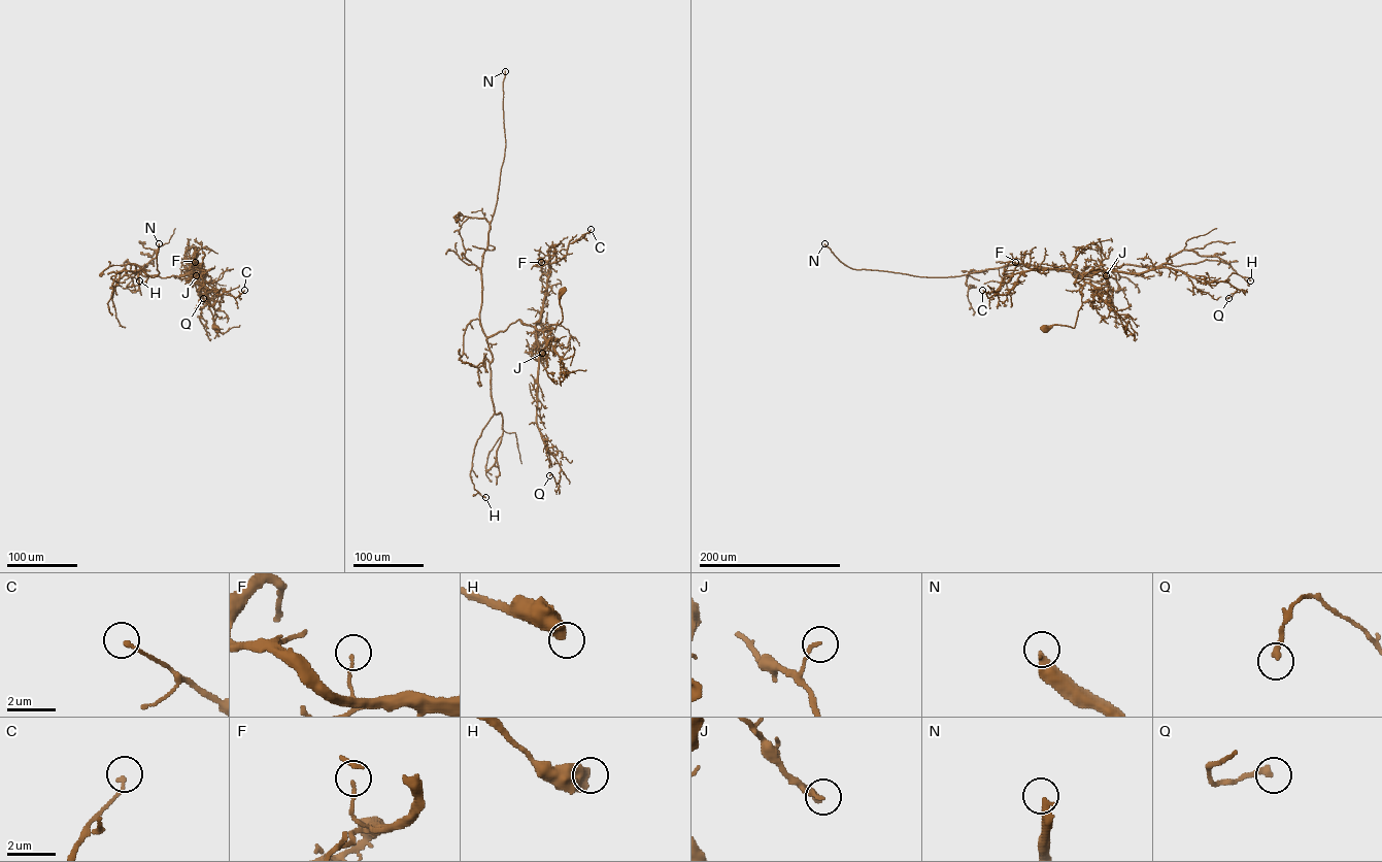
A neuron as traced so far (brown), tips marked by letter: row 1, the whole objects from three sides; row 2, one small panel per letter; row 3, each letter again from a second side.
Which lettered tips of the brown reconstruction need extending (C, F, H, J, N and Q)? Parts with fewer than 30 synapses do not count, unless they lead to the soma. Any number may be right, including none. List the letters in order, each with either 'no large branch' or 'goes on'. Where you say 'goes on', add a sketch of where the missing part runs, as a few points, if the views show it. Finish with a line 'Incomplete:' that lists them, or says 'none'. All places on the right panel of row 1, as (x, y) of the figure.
C: no large branch
F: no large branch
H: no large branch
J: no large branch
N: goes on; course (824, 243), (802, 226), (775, 212), (764, 188), (753, 189)
Q: no large branch
Incomplete: N

